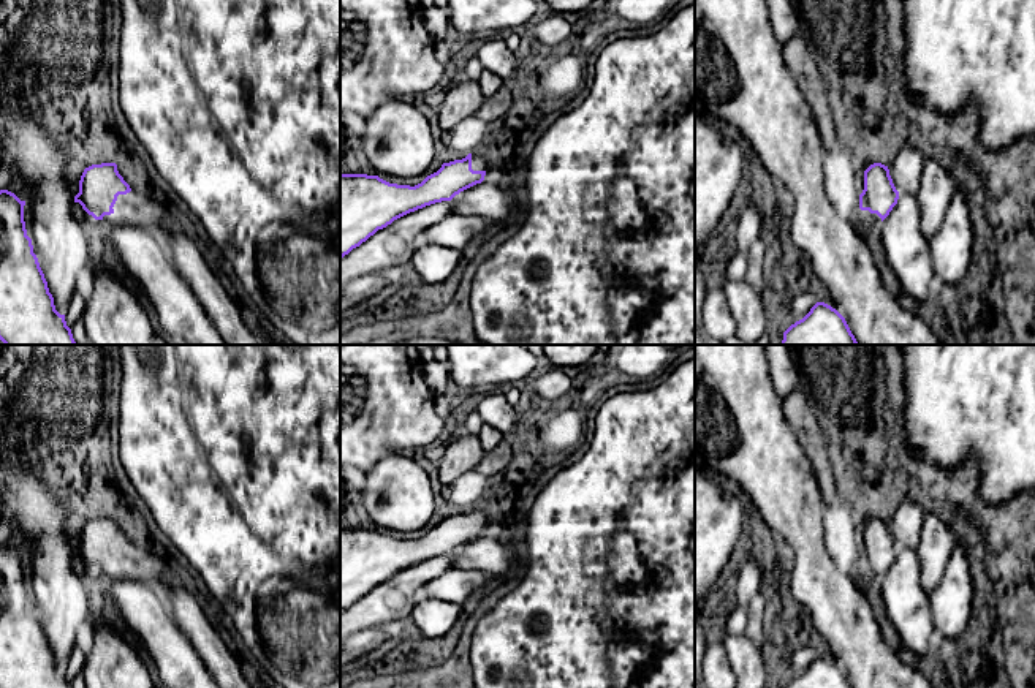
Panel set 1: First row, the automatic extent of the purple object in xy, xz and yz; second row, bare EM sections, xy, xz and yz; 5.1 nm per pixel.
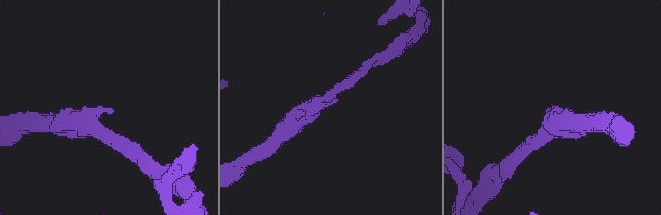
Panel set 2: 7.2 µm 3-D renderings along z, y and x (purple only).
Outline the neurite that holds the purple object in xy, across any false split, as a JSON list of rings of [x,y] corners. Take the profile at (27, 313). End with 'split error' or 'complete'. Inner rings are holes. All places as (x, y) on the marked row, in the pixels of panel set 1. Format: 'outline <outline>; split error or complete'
outline [[[0,190],[0,340],[5,345],[78,345],[65,315],[55,310],[54,297],[33,253],[32,239],[27,236],[24,221],[24,206],[14,193]]]; complete

